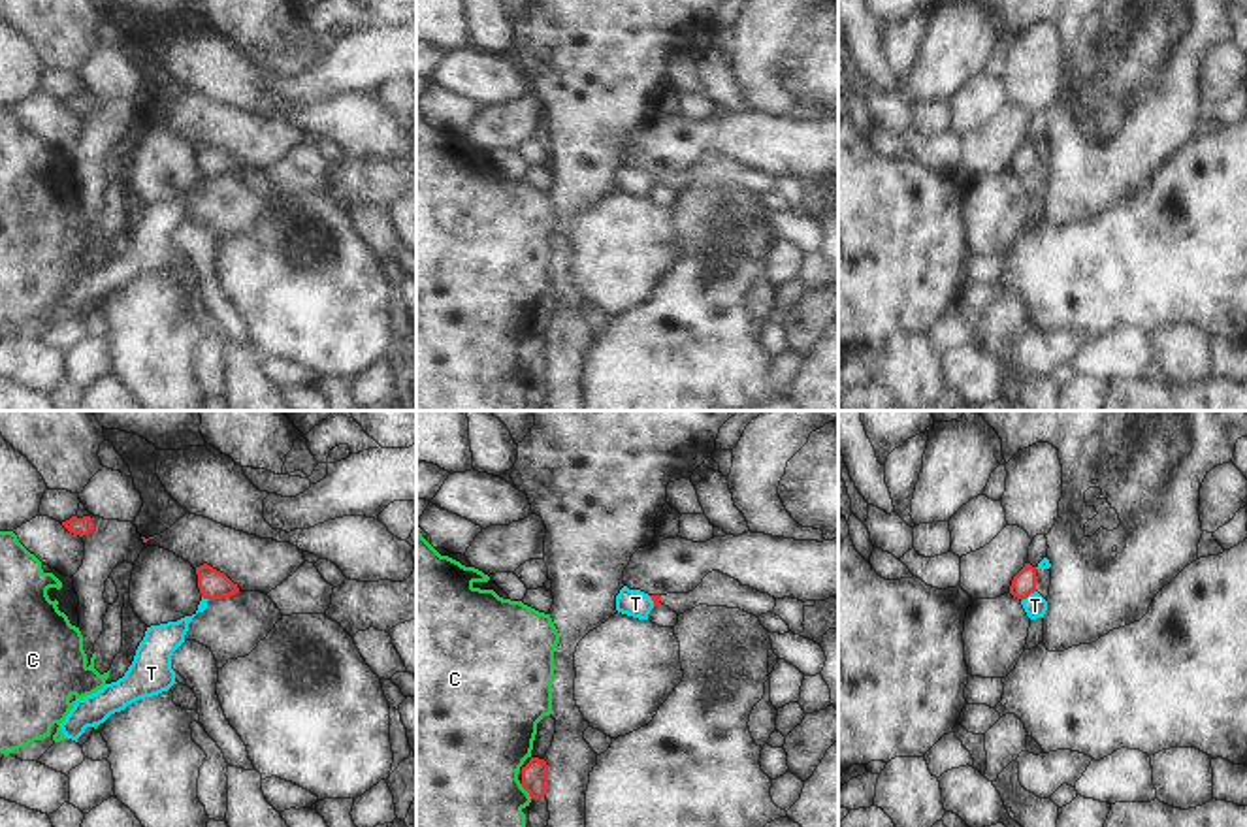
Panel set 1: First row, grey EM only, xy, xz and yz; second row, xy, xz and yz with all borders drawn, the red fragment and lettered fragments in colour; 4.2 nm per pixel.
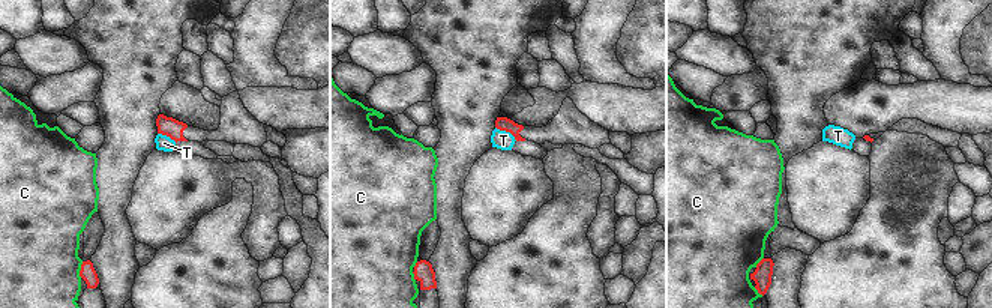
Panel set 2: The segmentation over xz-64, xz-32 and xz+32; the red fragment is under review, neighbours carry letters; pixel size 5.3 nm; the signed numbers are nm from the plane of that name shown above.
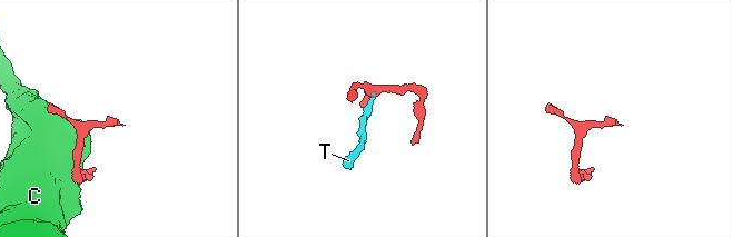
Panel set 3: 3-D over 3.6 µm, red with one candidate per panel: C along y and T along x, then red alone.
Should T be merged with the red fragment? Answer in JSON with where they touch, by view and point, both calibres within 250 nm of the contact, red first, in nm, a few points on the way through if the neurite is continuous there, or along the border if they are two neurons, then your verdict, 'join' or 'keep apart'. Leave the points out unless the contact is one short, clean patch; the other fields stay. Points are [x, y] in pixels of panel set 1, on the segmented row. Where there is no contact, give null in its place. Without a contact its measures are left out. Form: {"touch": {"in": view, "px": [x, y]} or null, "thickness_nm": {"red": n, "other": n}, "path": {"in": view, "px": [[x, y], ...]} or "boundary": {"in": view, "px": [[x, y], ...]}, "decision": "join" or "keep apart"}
{"touch": {"in": "yz", "px": [1027, 596]}, "thickness_nm": {"red": 100, "other": 100}, "boundary": {"in": "yz", "px": [[1035, 590], [1021, 601]]}, "decision": "keep apart"}

